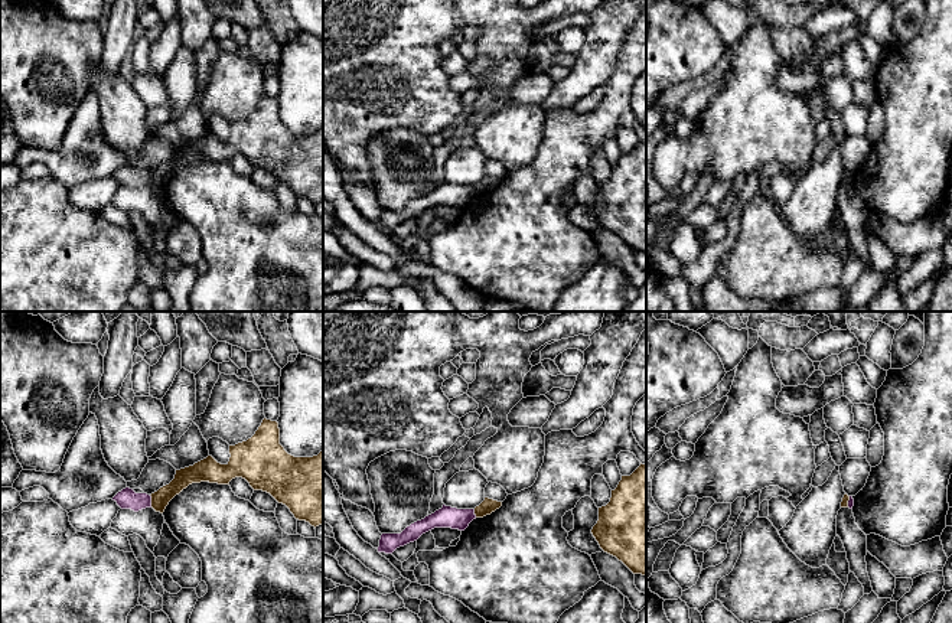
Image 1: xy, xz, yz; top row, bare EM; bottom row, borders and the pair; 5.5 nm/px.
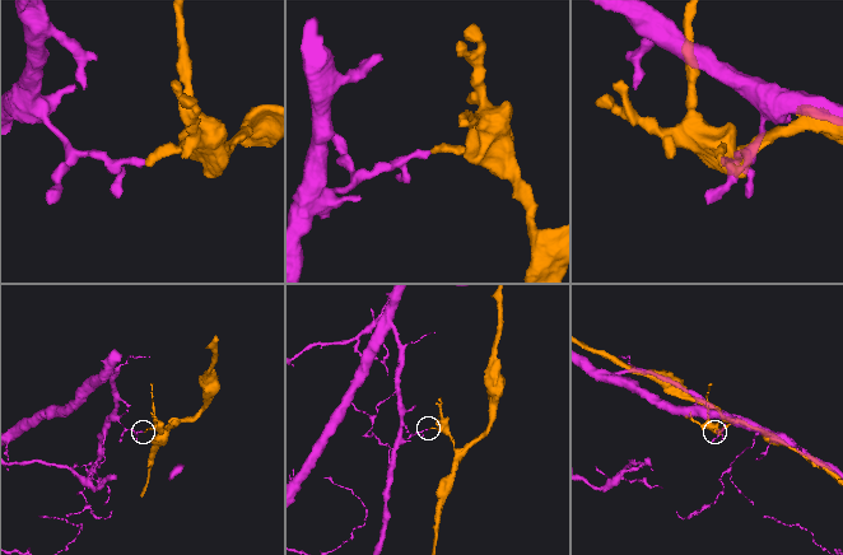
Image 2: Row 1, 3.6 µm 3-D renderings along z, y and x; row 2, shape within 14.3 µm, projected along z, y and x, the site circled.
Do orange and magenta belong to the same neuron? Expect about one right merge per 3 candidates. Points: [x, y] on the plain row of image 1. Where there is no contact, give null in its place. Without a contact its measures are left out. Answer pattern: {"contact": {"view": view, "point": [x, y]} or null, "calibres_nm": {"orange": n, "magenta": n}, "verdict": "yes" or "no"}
{"contact": {"view": "xy", "point": [152, 178]}, "calibres_nm": {"orange": 100, "magenta": 110}, "verdict": "no"}

